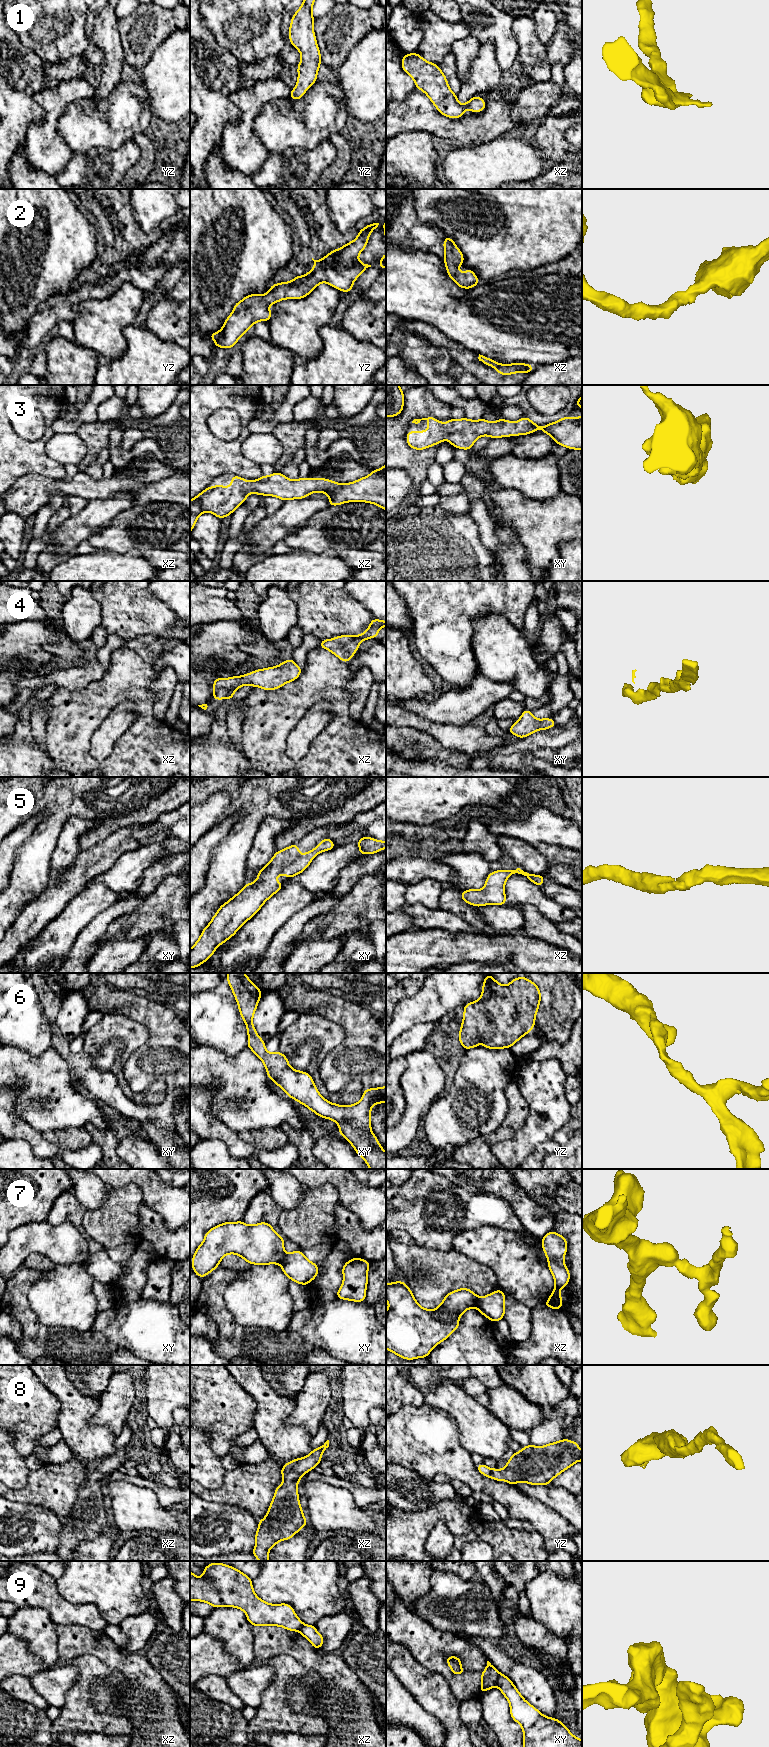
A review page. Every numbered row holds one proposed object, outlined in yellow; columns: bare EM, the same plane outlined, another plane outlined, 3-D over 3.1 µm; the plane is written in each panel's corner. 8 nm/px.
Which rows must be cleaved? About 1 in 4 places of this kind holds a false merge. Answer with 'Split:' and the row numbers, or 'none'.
Split: 7, 9

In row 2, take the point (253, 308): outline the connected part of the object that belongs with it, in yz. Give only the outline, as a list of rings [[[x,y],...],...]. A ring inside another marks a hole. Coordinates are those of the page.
[[[379,223],[368,224],[359,230],[355,240],[348,242],[339,249],[329,252],[321,260],[314,261],[314,267],[303,276],[295,276],[290,282],[272,284],[270,290],[265,294],[250,294],[234,305],[232,313],[224,321],[220,331],[210,333],[208,336],[214,340],[215,346],[229,349],[237,344],[239,338],[245,334],[250,327],[258,321],[269,321],[272,312],[269,305],[275,304],[285,299],[301,299],[310,294],[320,283],[325,282],[341,292],[350,292],[354,281],[371,265],[364,264],[358,260],[359,254],[365,249],[370,233],[378,227]]]

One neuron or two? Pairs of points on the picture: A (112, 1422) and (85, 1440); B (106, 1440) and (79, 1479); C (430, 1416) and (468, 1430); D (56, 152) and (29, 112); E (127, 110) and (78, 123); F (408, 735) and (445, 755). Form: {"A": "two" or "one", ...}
{"A": "two", "B": "two", "C": "two", "D": "two", "E": "one", "F": "one"}

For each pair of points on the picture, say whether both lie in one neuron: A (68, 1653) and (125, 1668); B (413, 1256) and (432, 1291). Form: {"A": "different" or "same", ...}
{"A": "same", "B": "same"}

